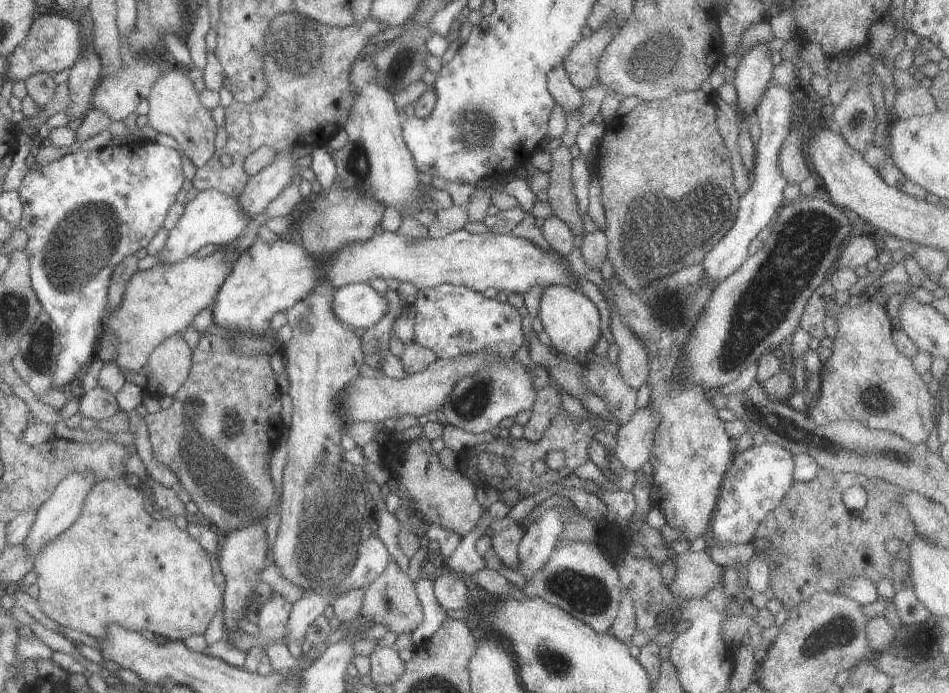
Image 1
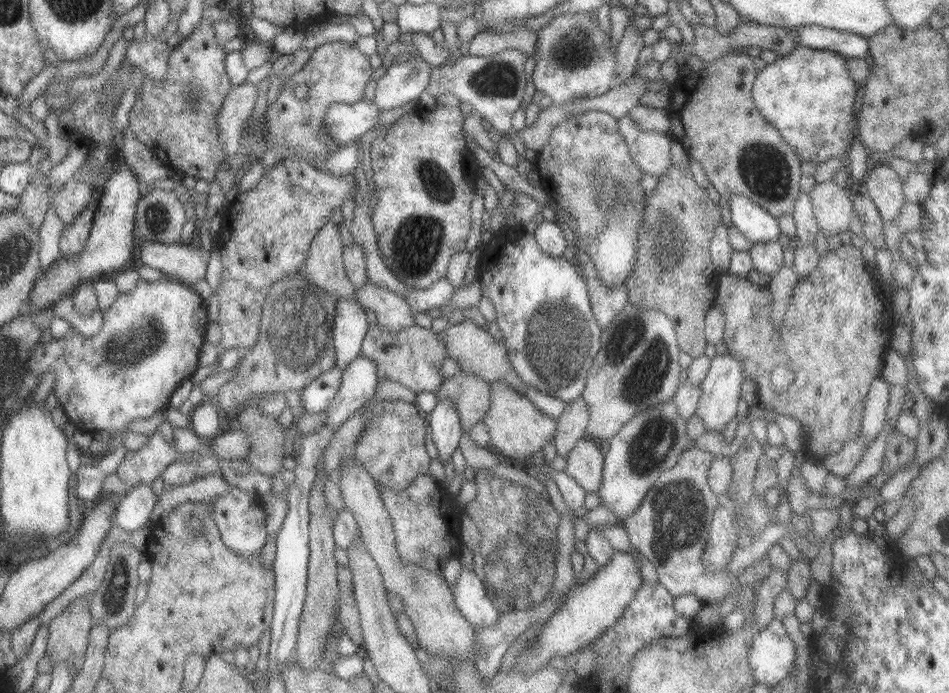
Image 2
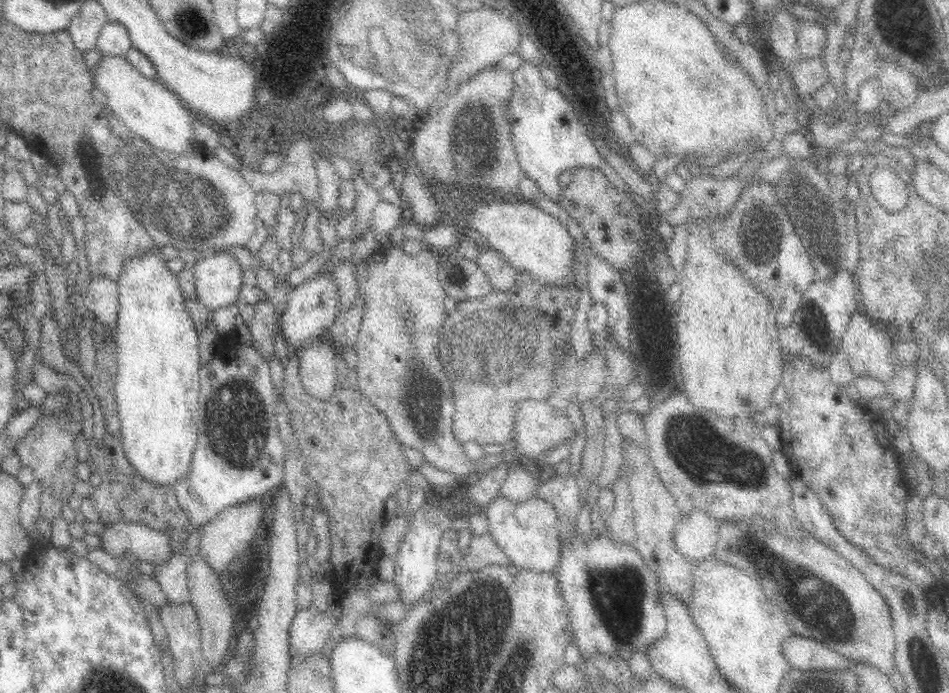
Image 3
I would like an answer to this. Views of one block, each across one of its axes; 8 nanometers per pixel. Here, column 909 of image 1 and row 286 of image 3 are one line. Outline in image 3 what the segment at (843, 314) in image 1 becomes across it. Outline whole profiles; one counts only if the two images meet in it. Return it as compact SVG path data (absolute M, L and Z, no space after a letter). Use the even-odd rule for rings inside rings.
M393 245L384 254L367 255L363 261L358 261L358 289L366 301L366 312L359 328L358 345L353 349L357 354L356 379L360 392L386 415L396 438L404 446L416 448L432 467L460 474L467 482L478 476L474 474L473 461L466 457L463 445L452 434L453 398L436 354L439 328L449 306L448 296L439 280L440 259L426 246L412 258L405 255L399 245Z

